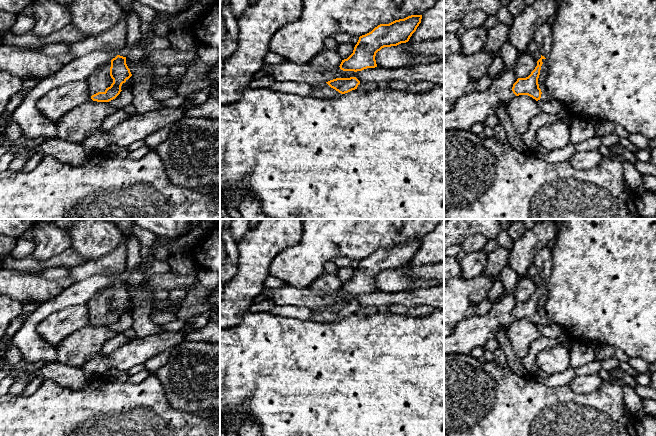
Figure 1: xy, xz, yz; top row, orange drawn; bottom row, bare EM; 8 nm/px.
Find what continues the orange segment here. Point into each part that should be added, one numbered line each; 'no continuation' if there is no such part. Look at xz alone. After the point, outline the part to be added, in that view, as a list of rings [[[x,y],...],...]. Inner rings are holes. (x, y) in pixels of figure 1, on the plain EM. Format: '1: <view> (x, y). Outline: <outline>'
1: xz (324, 315). Outline: [[[322,307],[313,312],[310,320],[322,323],[333,323],[341,319],[341,317],[331,312],[327,307]]]

